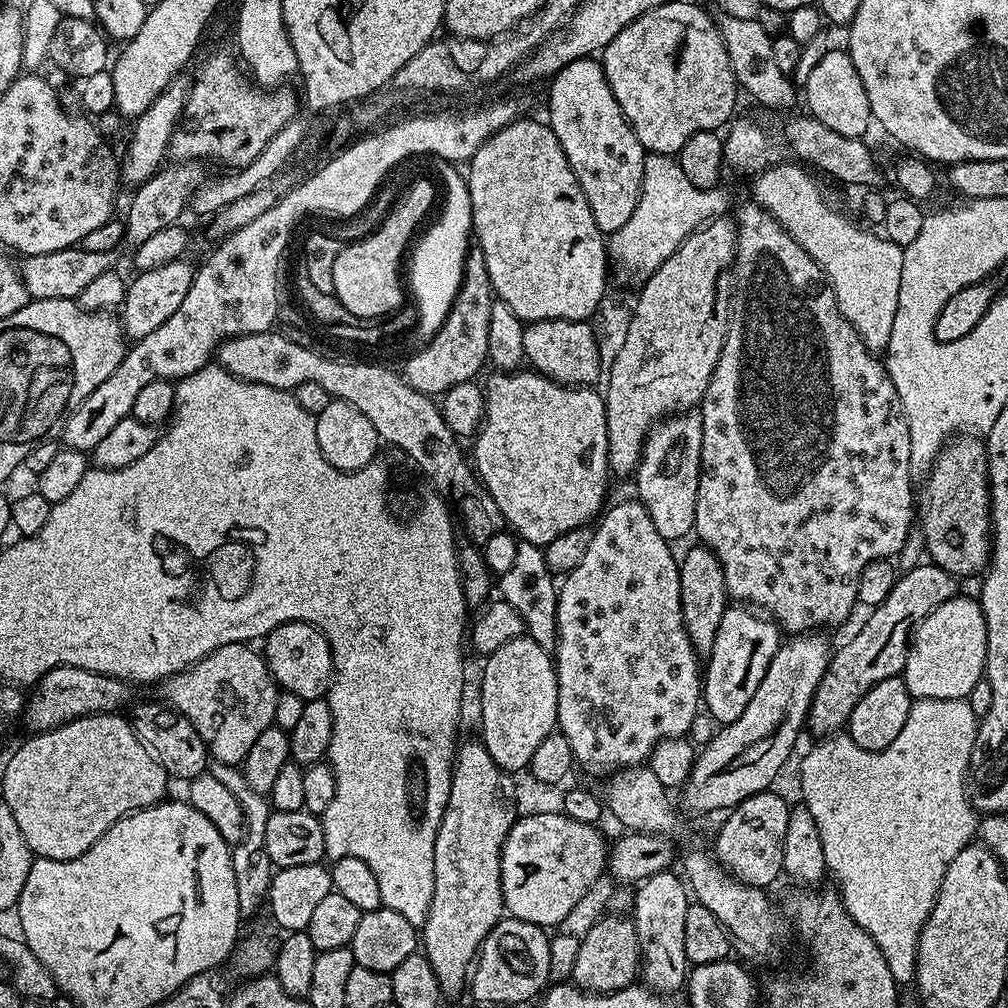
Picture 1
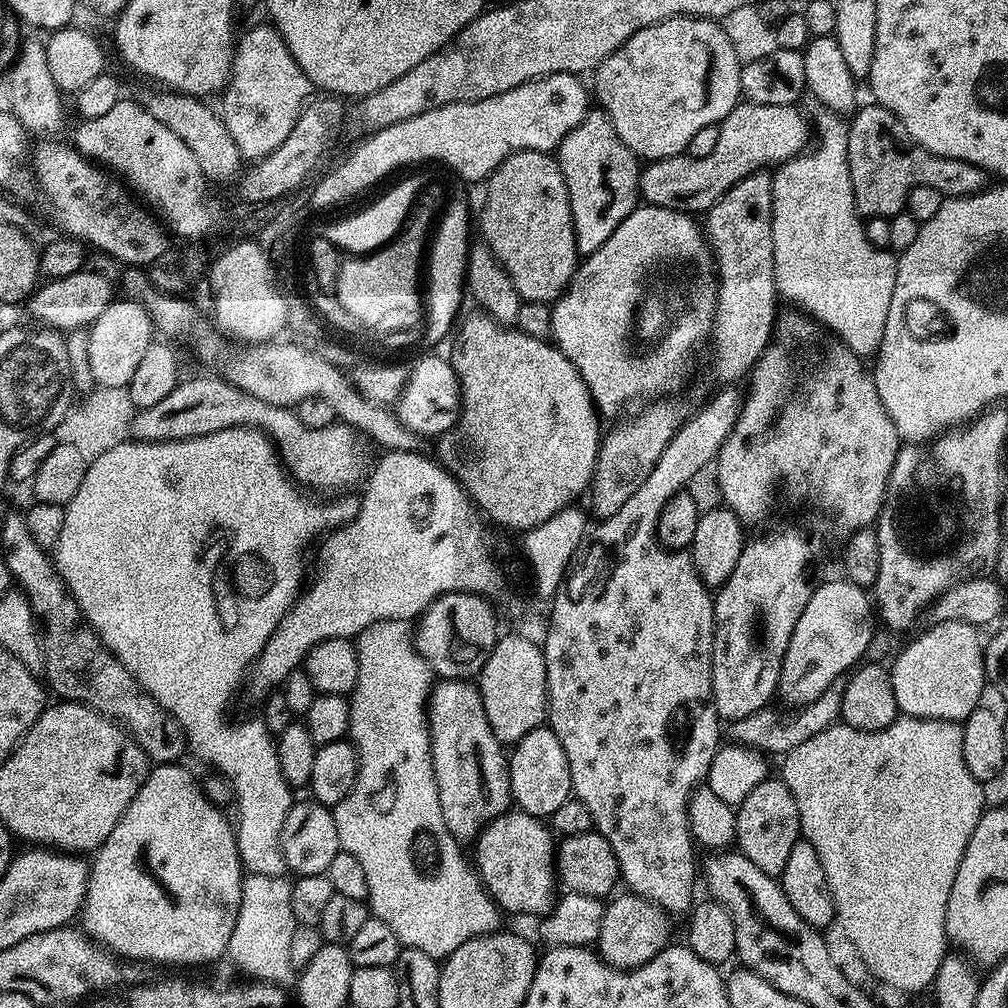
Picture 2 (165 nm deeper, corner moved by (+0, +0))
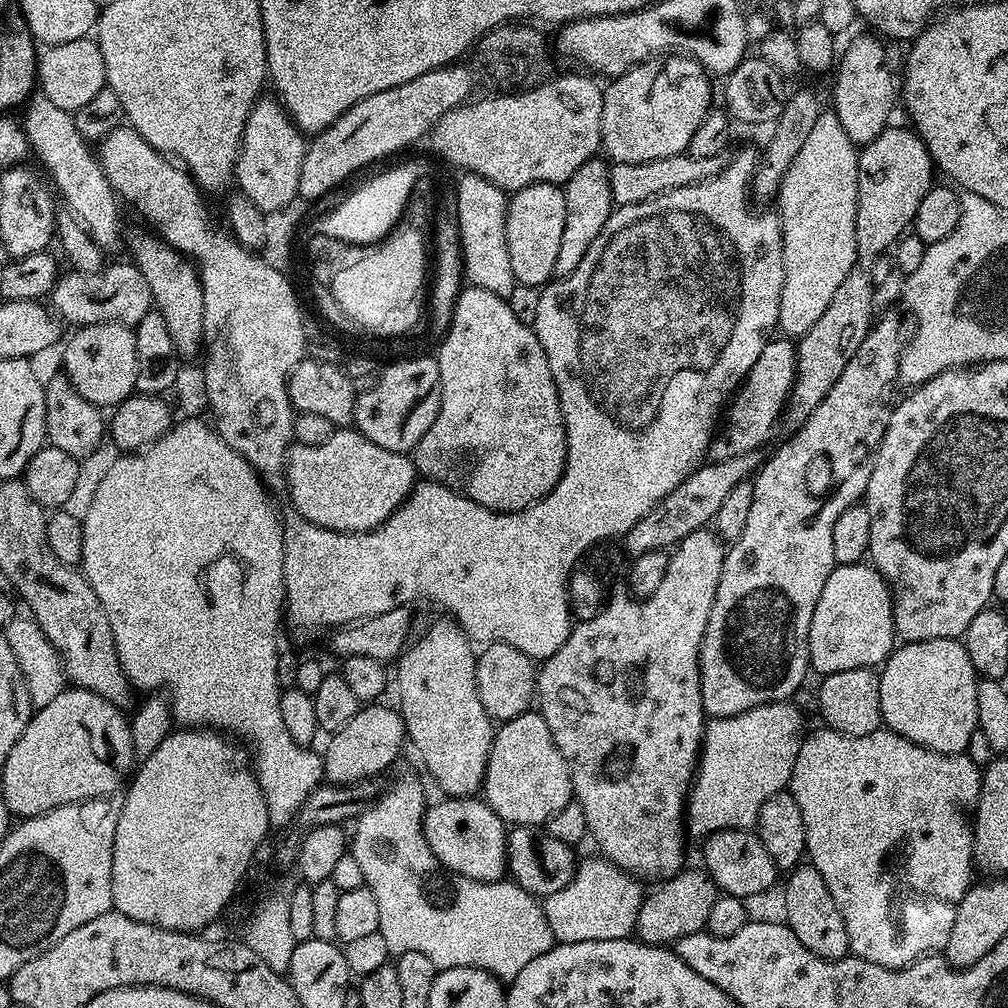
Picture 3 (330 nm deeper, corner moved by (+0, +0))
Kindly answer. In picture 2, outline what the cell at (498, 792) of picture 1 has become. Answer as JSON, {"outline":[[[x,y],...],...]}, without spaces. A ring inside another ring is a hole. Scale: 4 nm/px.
{"outline":[[[441,679],[428,696],[428,733],[432,739],[432,765],[446,830],[450,830],[450,834],[461,842],[475,841],[490,821],[503,816],[514,804],[506,752],[494,730],[490,730],[479,687],[466,680]]]}

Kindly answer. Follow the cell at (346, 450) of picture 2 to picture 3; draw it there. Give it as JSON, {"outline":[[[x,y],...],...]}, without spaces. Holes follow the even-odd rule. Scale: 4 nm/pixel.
{"outline":[[[352,426],[337,427],[330,442],[322,446],[306,446],[293,443],[288,449],[286,461],[286,493],[296,507],[295,515],[309,520],[319,528],[335,532],[369,532],[382,527],[396,509],[404,505],[404,499],[418,483],[416,465],[411,455],[382,450],[382,446],[370,442]]]}

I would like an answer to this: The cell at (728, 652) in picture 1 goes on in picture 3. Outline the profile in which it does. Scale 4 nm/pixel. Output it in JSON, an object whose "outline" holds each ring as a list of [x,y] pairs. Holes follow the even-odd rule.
{"outline":[[[882,312],[875,317],[854,358],[846,362],[842,378],[830,386],[830,394],[814,406],[804,423],[791,433],[792,437],[761,463],[752,480],[754,502],[750,502],[750,515],[739,540],[725,551],[714,606],[700,647],[702,706],[709,717],[737,716],[763,704],[792,698],[810,676],[810,618],[814,618],[814,606],[822,598],[826,578],[830,578],[837,565],[834,522],[838,522],[842,510],[863,497],[870,482],[876,447],[886,434],[894,407],[892,383],[897,383],[902,355],[900,316],[896,312]]]}

